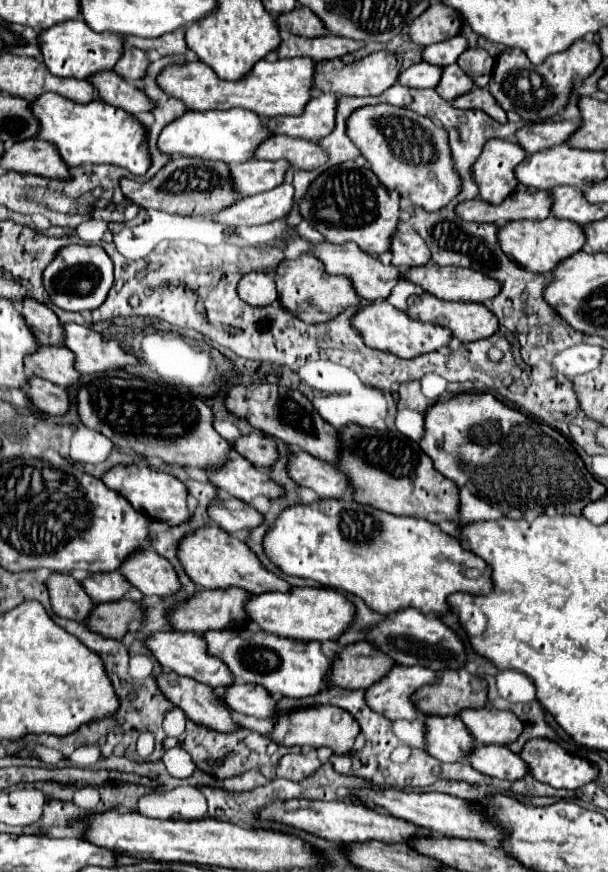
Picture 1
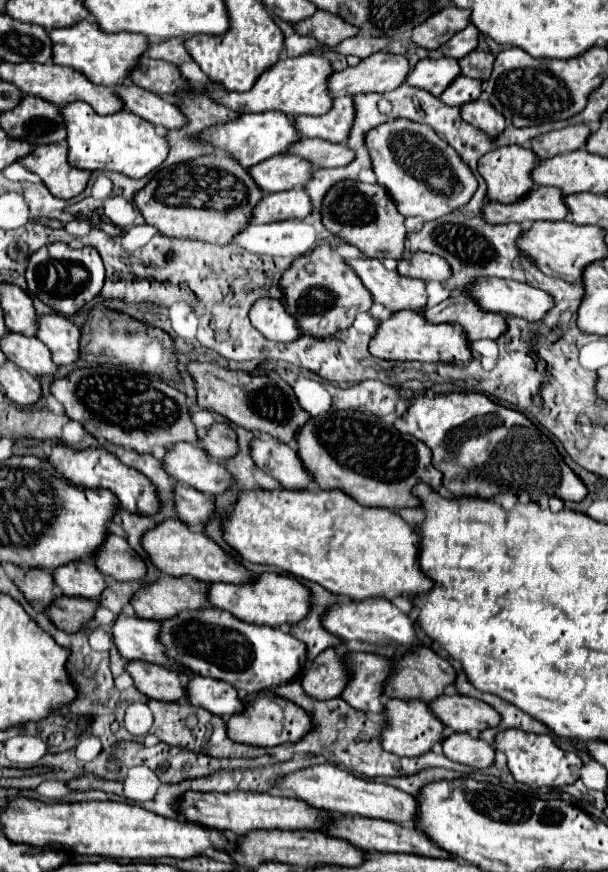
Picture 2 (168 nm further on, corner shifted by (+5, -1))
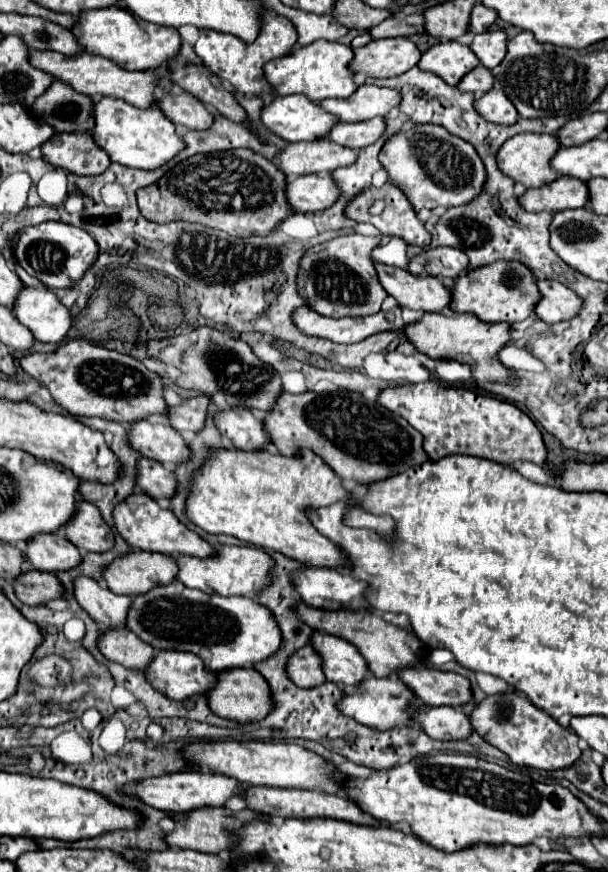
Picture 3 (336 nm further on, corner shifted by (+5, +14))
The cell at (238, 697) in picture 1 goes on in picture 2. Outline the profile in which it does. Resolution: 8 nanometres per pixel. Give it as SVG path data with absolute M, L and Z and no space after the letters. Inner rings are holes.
M193 674L191 680L185 684L185 694L191 706L205 708L223 718L243 710L243 700L237 696L235 688L221 680Z

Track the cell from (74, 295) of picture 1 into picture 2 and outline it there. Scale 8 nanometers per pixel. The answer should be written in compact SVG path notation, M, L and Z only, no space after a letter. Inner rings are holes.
M51 242L29 256L25 278L27 278L27 288L33 296L49 304L55 312L71 316L101 292L105 280L105 268L99 252L91 246L71 248L69 244L63 242Z

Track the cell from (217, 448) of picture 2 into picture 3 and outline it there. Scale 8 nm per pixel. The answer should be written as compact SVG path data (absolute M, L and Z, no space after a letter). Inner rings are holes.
M199 395L193 399L187 399L183 405L179 407L171 407L169 409L169 419L171 425L179 431L179 433L199 433L205 427L205 417L207 417L207 409L209 409L209 397Z

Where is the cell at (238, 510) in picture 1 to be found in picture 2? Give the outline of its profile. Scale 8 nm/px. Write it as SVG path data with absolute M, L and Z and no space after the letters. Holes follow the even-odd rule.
M177 484L173 488L173 498L175 498L175 514L183 524L189 528L193 526L203 526L203 522L211 516L213 504L211 498L197 492L195 488L189 488L185 484Z

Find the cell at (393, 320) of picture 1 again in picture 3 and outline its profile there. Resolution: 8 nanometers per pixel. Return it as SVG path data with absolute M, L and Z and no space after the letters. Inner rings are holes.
M425 313L419 321L409 323L403 333L405 337L425 355L431 359L455 359L473 367L473 377L481 385L485 381L505 381L509 379L509 369L501 365L497 353L505 347L509 337L511 325L503 323L483 323L473 313Z

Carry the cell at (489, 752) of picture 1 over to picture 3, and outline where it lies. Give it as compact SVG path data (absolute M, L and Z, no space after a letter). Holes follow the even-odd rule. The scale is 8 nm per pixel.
M423 705L423 713L419 713L417 721L423 723L423 729L431 739L461 741L473 733L471 721L461 709L435 709Z

